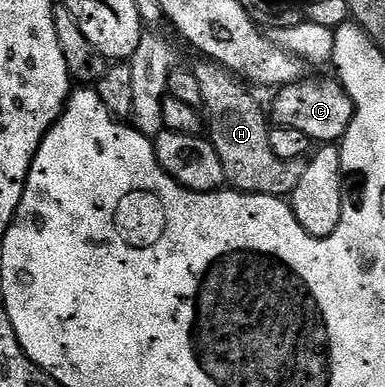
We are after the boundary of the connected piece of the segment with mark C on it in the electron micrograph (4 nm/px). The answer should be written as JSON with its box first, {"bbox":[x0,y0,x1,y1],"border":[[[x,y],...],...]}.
{"bbox":[270,76,355,142],"border":[[[319,76],[316,80],[298,78],[289,84],[282,85],[276,91],[279,93],[271,100],[270,119],[278,126],[289,126],[293,130],[301,130],[301,134],[305,134],[311,142],[342,140],[355,113],[355,103],[351,101],[338,79],[328,76]]]}

